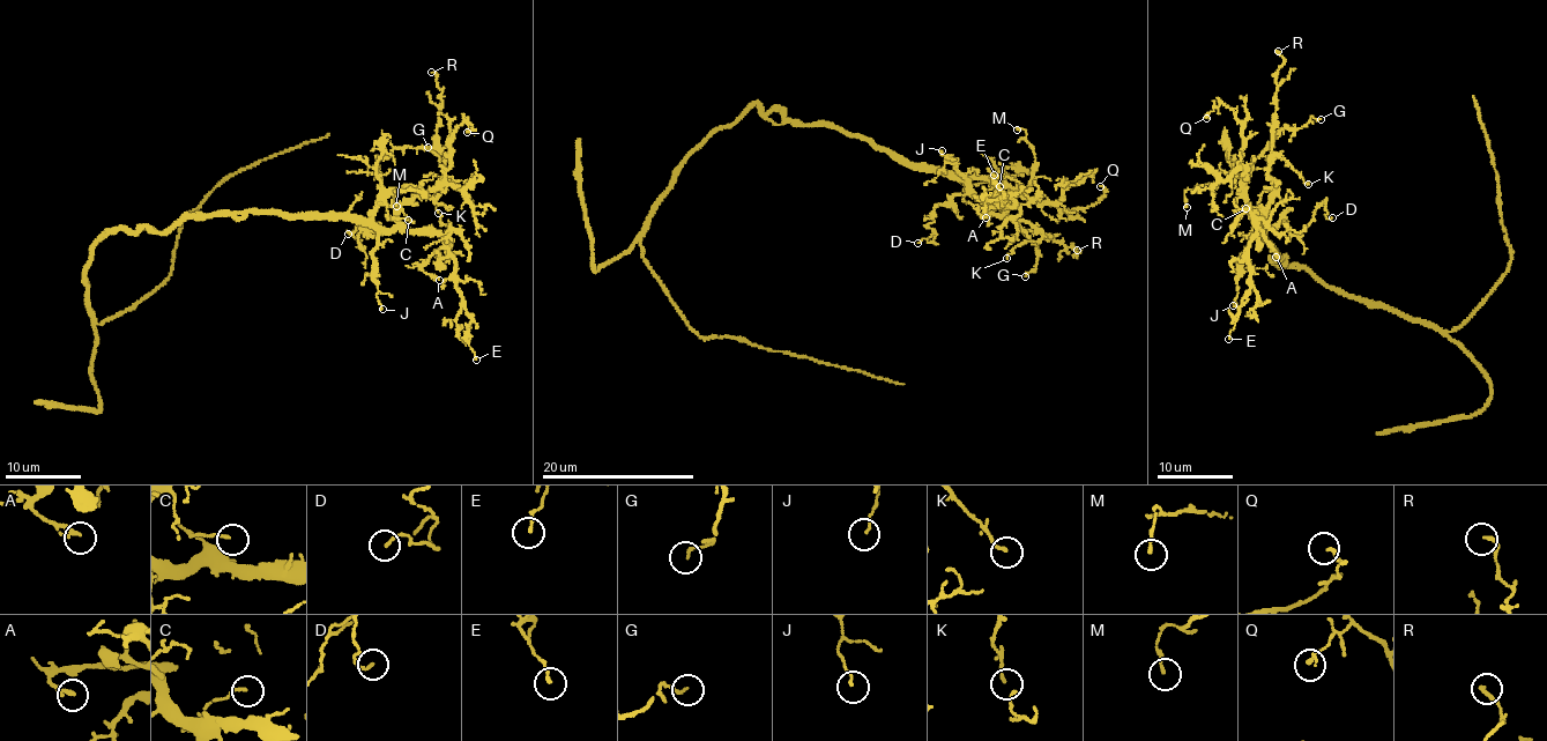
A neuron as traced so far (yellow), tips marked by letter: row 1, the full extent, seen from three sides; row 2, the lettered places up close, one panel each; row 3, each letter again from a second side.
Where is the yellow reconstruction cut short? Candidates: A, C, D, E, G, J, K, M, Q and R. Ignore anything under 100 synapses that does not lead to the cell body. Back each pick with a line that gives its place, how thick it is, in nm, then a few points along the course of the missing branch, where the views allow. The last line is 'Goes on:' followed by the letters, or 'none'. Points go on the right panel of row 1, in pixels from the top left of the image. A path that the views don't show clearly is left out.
Goes on: none

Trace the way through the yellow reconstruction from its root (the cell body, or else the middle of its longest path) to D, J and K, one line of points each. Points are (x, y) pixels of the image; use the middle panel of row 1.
D: (737, 119), (755, 105), (776, 125), (833, 124), (959, 173), (967, 193), (935, 206), (936, 244), (917, 243)
J: (737, 119), (755, 105), (776, 125), (833, 124), (909, 163), (952, 171), (967, 179), (942, 150)
K: (737, 119), (755, 105), (776, 125), (833, 124), (957, 172), (990, 210), (1041, 235), (1006, 258)

